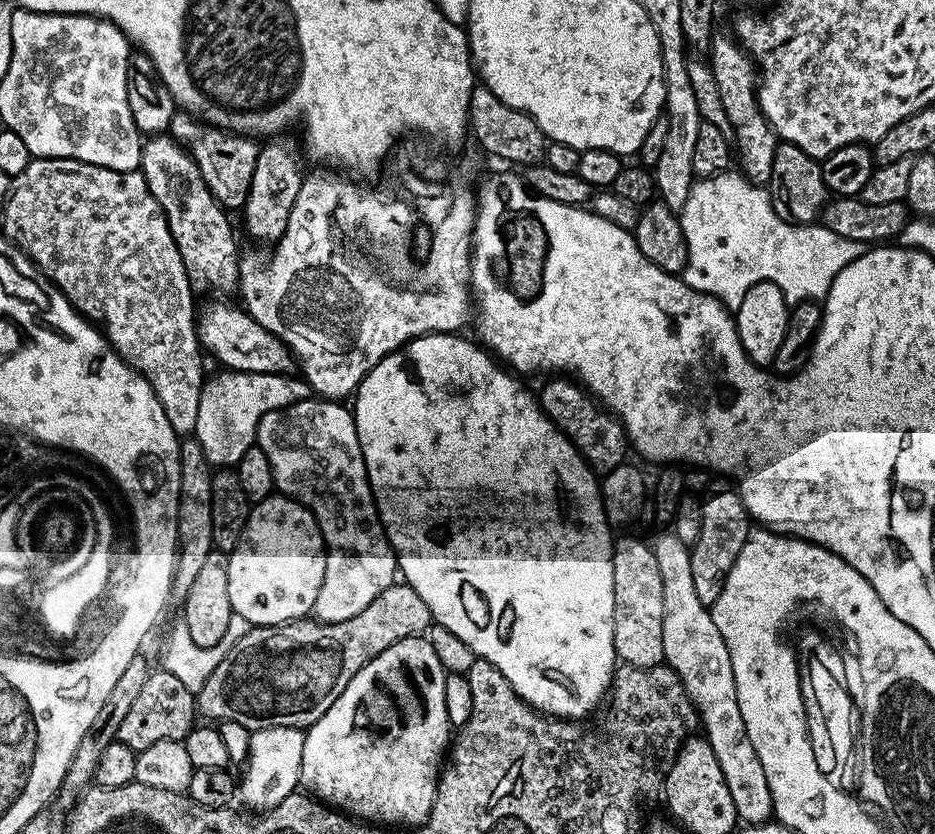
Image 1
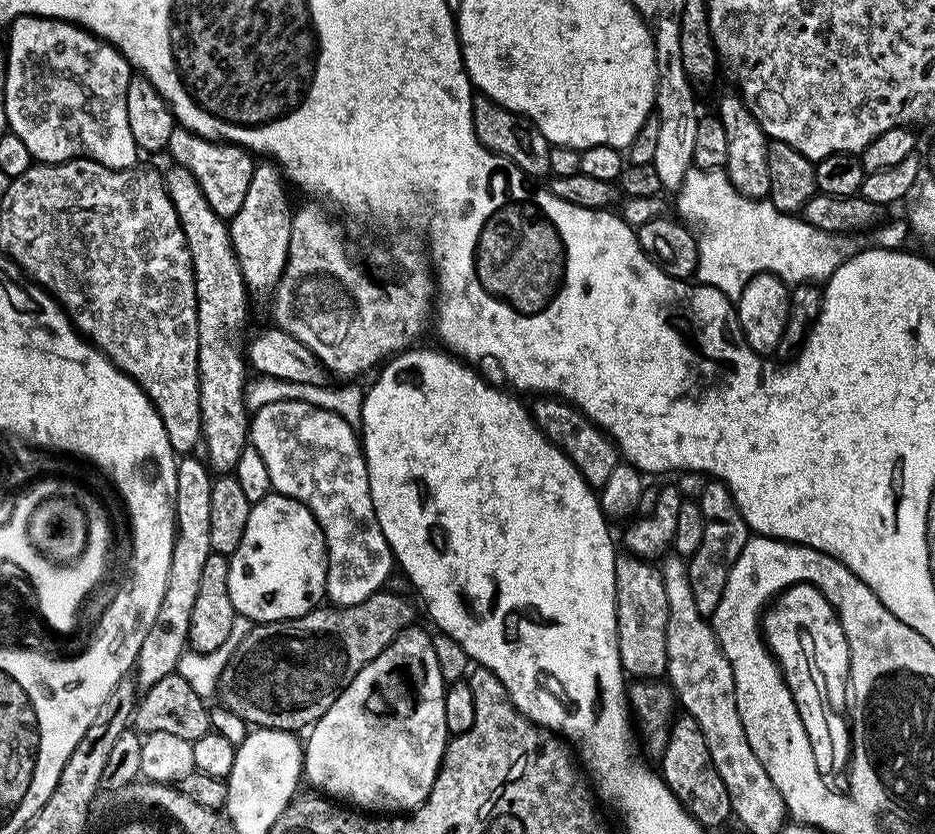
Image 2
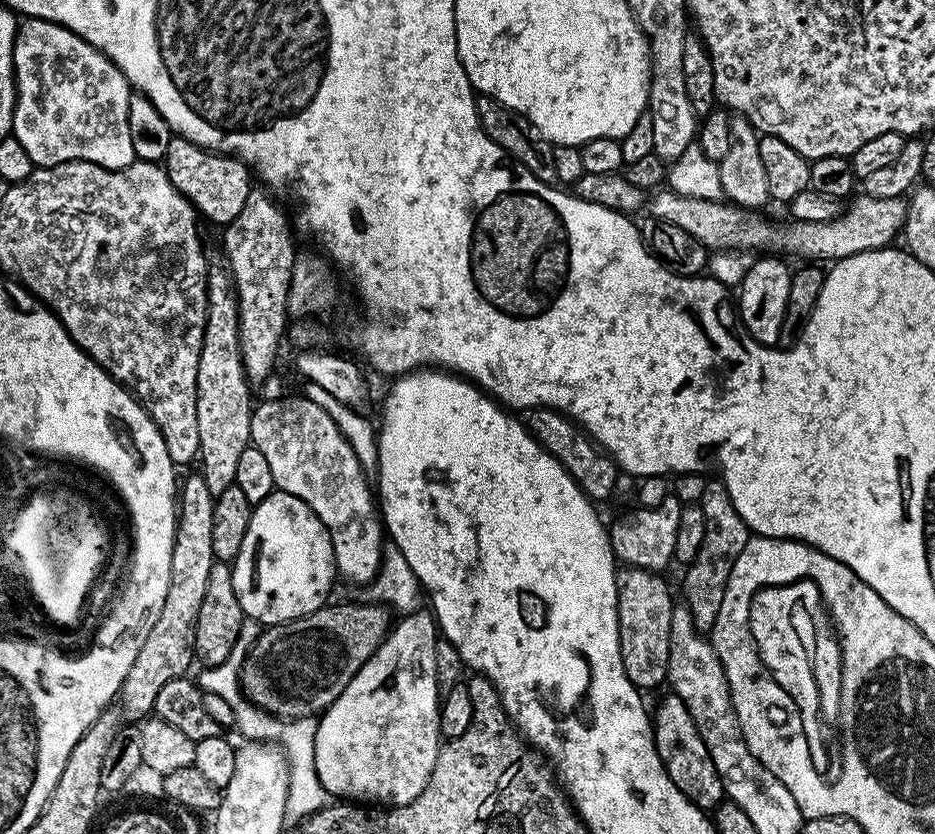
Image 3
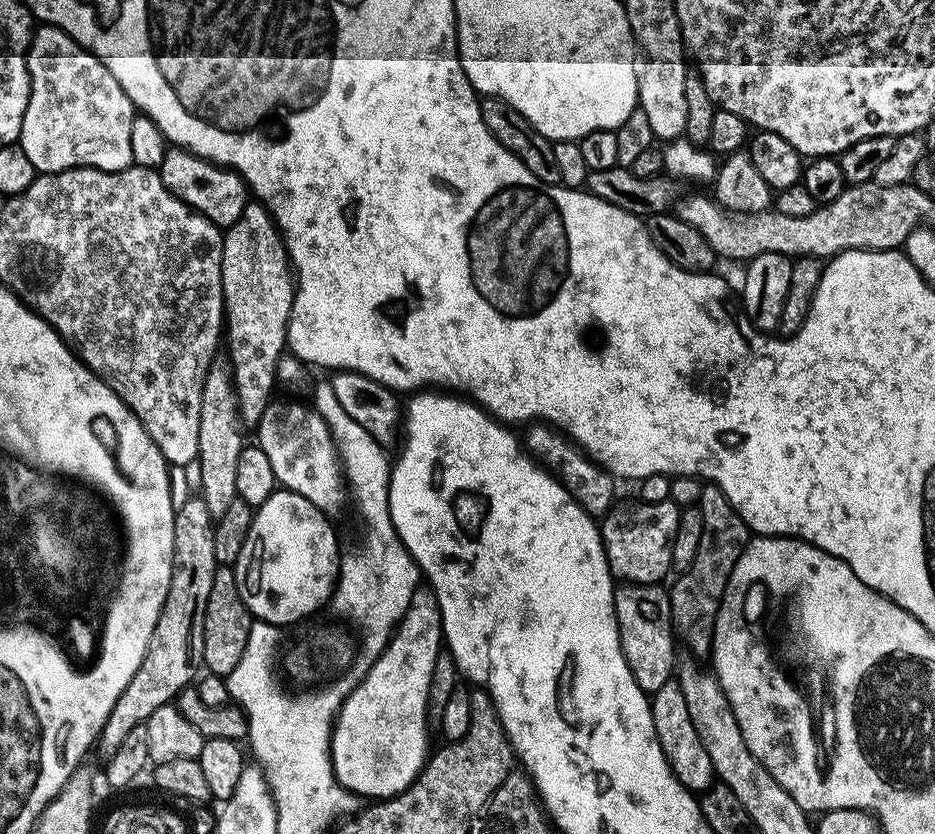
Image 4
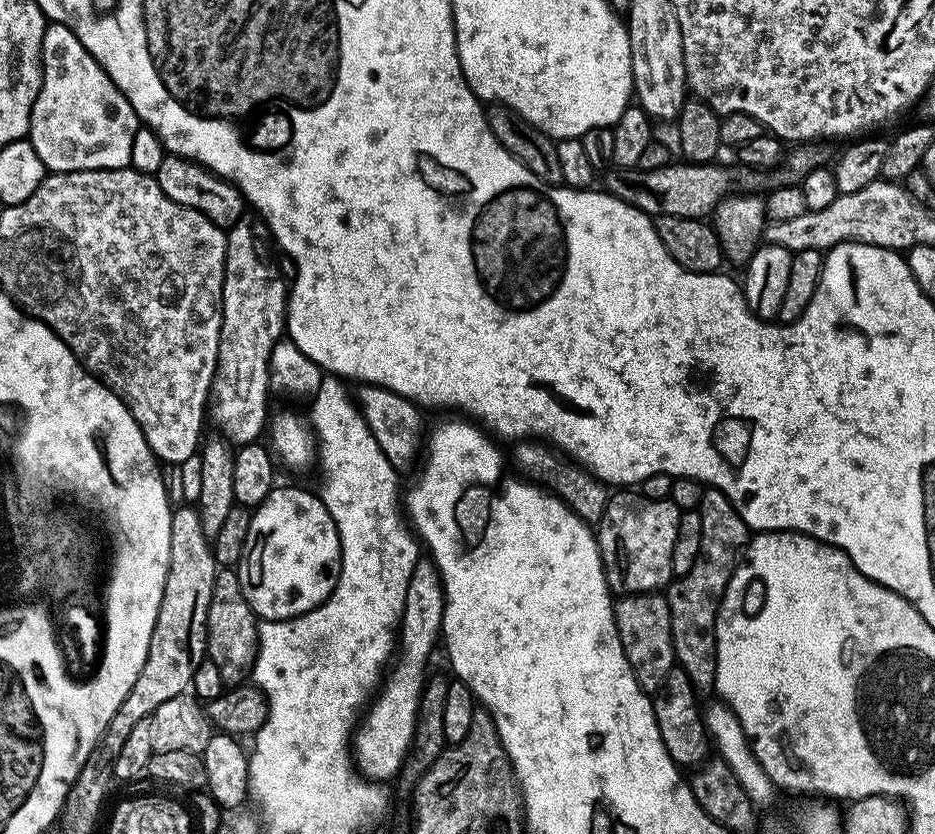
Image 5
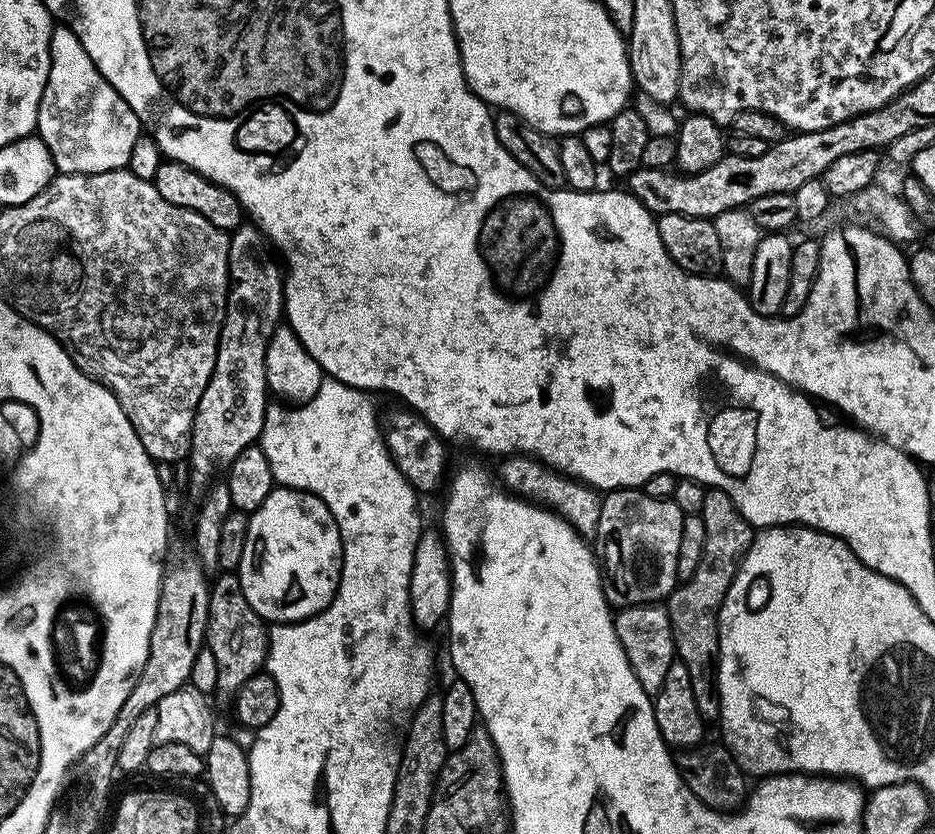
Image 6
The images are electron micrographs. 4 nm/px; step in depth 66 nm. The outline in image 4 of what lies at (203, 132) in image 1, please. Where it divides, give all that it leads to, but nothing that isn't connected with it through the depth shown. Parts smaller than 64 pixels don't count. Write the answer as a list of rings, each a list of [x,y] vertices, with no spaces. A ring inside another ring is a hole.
[[[169,146],[158,171],[170,194],[187,204],[192,211],[202,213],[221,230],[226,230],[234,222],[238,222],[242,210],[250,203],[250,189],[233,168],[224,168],[213,160],[203,160],[201,156],[195,156],[184,148]]]

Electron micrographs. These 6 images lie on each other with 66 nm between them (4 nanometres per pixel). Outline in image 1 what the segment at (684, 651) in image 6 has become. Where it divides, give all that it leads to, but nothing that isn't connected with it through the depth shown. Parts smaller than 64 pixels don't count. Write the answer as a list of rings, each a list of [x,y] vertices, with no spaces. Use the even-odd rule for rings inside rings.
[[[716,478],[709,483],[700,505],[702,534],[698,534],[698,542],[691,545],[690,567],[698,599],[710,606],[718,602],[718,594],[722,594],[722,586],[726,586],[726,578],[730,570],[734,570],[738,554],[742,554],[742,546],[750,531],[750,517],[740,493],[724,478]]]

